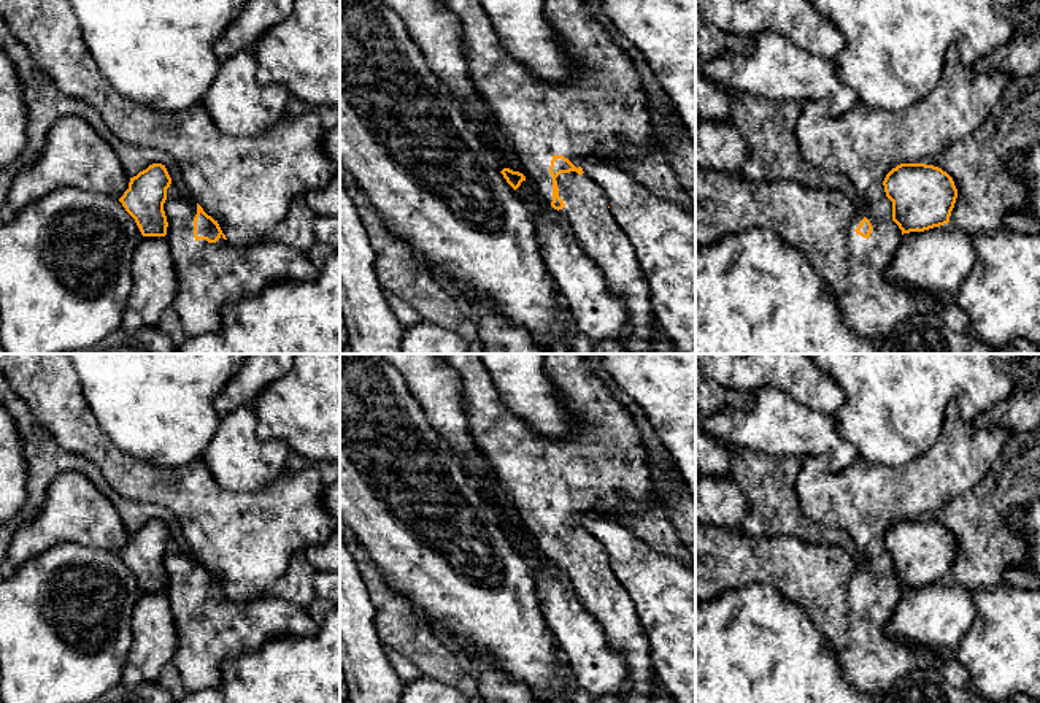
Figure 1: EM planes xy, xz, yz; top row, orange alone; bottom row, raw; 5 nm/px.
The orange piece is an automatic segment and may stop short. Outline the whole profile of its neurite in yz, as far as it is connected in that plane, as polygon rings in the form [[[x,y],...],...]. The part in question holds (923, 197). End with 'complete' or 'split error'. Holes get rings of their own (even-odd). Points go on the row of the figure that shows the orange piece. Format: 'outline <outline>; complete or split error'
outline [[[900,163],[884,181],[886,195],[854,205],[837,189],[810,189],[795,181],[746,181],[738,173],[724,175],[695,168],[695,249],[751,229],[775,233],[797,249],[832,287],[846,324],[876,344],[915,313],[926,313],[940,300],[956,306],[956,297],[923,297],[894,284],[884,270],[903,233],[924,232],[949,222],[957,198],[953,178],[938,167]]]; split error

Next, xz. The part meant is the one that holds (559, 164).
outline [[[445,0],[445,5],[459,21],[462,48],[475,84],[499,130],[508,138],[522,171],[541,197],[568,219],[578,244],[603,271],[608,289],[624,298],[626,349],[629,354],[654,354],[651,338],[657,324],[649,286],[629,238],[608,208],[605,192],[581,168],[605,149],[607,159],[624,165],[627,159],[641,157],[656,148],[649,98],[632,59],[592,17],[586,0],[545,0],[546,22],[568,52],[575,75],[567,81],[543,81],[503,48],[480,0]]]; split error

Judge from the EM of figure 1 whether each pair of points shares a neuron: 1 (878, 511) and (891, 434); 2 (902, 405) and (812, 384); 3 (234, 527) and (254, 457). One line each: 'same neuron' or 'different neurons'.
1: different neurons
2: different neurons
3: different neurons

